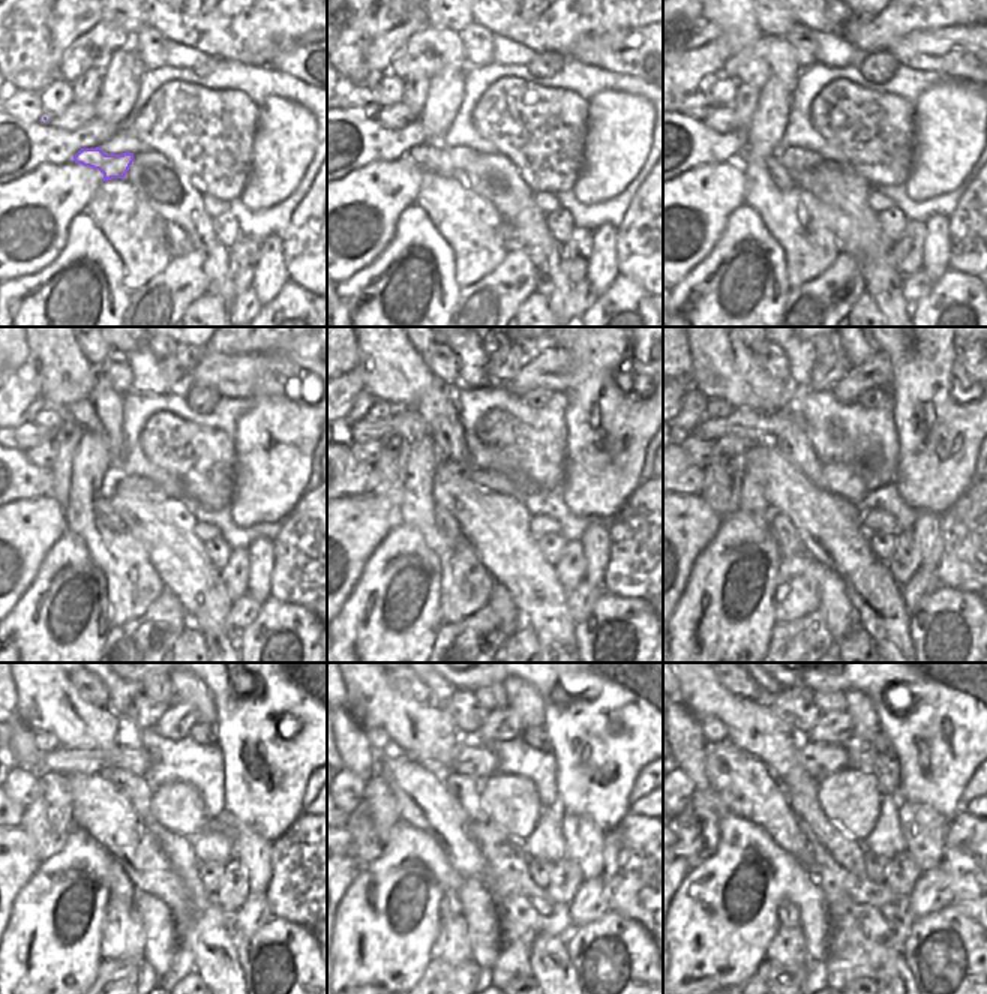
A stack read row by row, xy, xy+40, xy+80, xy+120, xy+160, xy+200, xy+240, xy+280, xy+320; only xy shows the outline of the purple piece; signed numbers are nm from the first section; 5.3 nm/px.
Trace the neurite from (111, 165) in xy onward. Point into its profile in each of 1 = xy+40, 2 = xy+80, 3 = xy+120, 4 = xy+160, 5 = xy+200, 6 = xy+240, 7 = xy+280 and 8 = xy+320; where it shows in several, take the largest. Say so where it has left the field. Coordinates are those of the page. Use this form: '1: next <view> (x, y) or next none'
1: next xy+40 (432, 158)
2: next xy+80 (789, 161)
3: next xy+120 (105, 514)
4: next xy+160 (446, 523)
5: next xy+200 (789, 544)
6: next xy+240 (120, 886)
7: next xy+280 (449, 906)
8: next xy+320 (788, 913)

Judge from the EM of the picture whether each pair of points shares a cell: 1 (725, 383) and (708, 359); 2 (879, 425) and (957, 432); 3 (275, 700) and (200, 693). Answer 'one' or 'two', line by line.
1: one
2: two
3: two

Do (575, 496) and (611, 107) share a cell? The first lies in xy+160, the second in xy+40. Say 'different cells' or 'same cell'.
same cell

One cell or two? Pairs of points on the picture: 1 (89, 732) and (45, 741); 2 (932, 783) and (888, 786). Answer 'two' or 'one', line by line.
1: two
2: two

